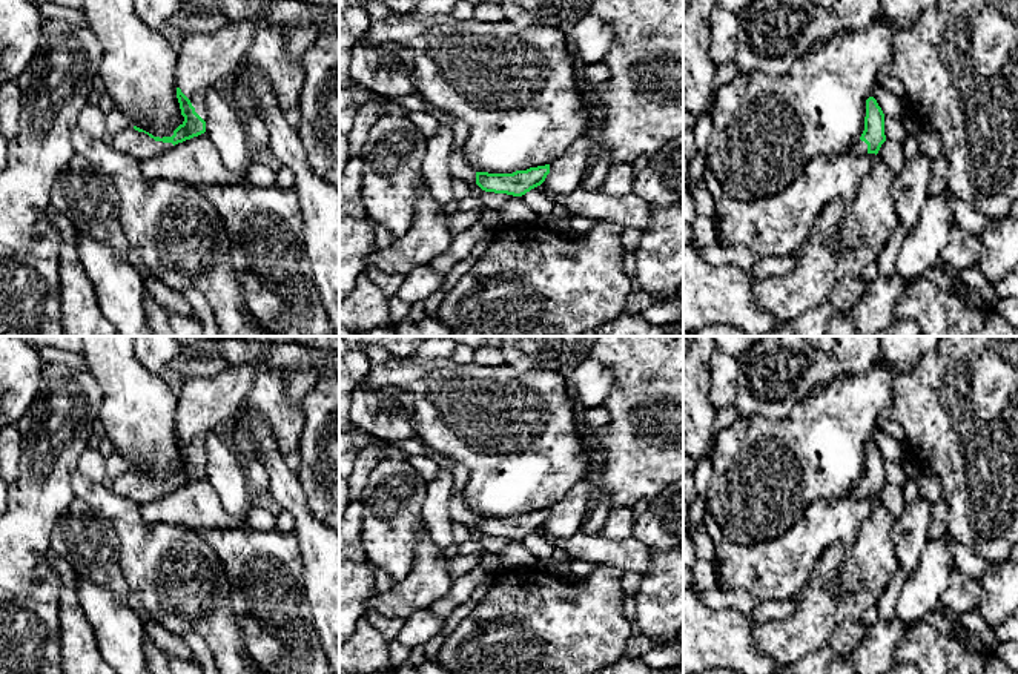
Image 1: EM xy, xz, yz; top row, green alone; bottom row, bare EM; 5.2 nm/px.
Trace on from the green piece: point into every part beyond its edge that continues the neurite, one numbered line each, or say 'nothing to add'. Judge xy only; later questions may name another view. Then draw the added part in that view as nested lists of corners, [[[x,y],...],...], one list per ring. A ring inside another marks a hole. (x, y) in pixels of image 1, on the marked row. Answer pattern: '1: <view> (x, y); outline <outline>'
1: xy (209, 60); outline [[[258,17],[227,21],[209,34],[189,35],[177,63],[177,88],[190,100],[195,112],[206,118],[206,92],[226,86],[240,66],[253,32],[269,23]]]
2: xy (138, 145); outline [[[127,126],[121,132],[112,135],[111,144],[115,150],[132,155],[140,161],[174,147],[172,143],[155,141],[147,134],[135,131],[134,126]]]

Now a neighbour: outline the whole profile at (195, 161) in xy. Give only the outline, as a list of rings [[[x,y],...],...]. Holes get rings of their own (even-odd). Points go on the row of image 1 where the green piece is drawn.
[[[206,134],[175,144],[158,155],[141,161],[146,181],[174,180],[189,186],[227,186],[244,181],[229,170]]]

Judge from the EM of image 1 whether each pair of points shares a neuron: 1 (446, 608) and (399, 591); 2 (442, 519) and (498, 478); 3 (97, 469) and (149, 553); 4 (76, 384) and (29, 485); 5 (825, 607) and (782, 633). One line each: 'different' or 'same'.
1: different
2: different
3: different
4: same
5: same

